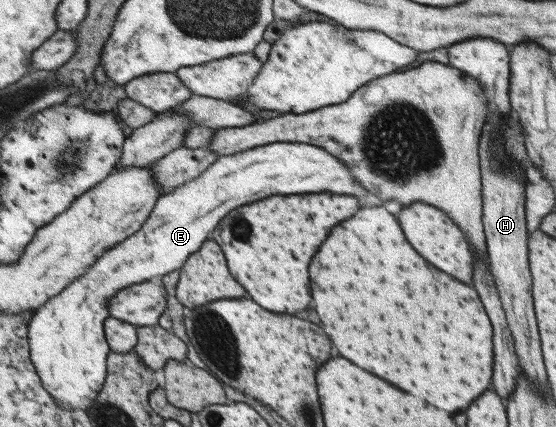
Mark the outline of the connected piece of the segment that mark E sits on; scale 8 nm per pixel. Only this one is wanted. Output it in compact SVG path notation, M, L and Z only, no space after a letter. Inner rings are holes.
M267 143L263 147L247 149L241 153L218 155L217 161L211 164L199 179L193 179L175 188L175 191L171 190L169 194L163 194L157 200L153 213L141 230L129 236L124 242L119 242L117 246L109 248L101 258L97 258L93 267L81 274L81 278L77 278L61 294L49 299L45 306L34 312L29 323L29 343L33 363L45 388L52 392L61 406L69 410L80 408L87 411L95 404L95 398L105 386L105 378L109 374L108 359L111 347L106 337L104 322L111 316L109 301L119 291L133 284L149 281L157 275L167 275L171 271L183 269L185 262L201 249L209 239L209 235L217 229L217 221L225 217L231 209L263 199L267 195L317 193L317 191L333 191L333 193L365 197L365 189L361 189L351 179L349 171L333 155L329 155L329 151L325 153L323 149L305 143Z

